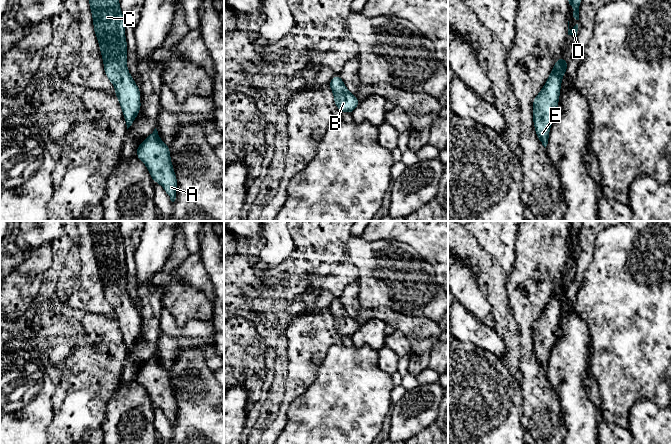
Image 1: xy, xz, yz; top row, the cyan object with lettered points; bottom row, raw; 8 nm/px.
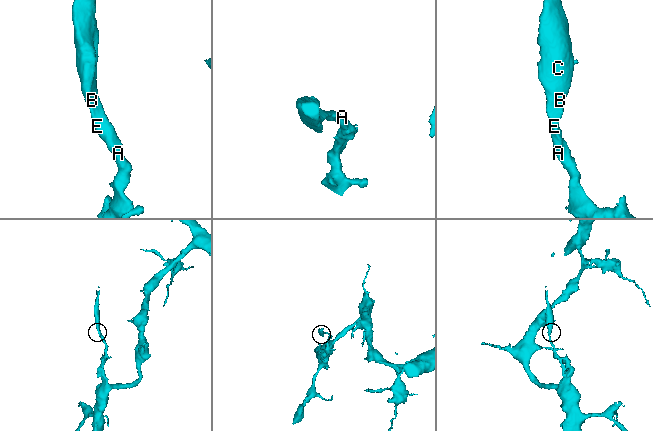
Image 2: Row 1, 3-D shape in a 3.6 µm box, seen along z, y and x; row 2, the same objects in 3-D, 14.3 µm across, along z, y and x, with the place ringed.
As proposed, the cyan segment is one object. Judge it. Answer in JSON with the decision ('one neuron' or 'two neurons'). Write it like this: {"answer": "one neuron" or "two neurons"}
{"answer": "one neuron"}

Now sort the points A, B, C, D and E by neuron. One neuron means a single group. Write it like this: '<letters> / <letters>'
A B C D E

